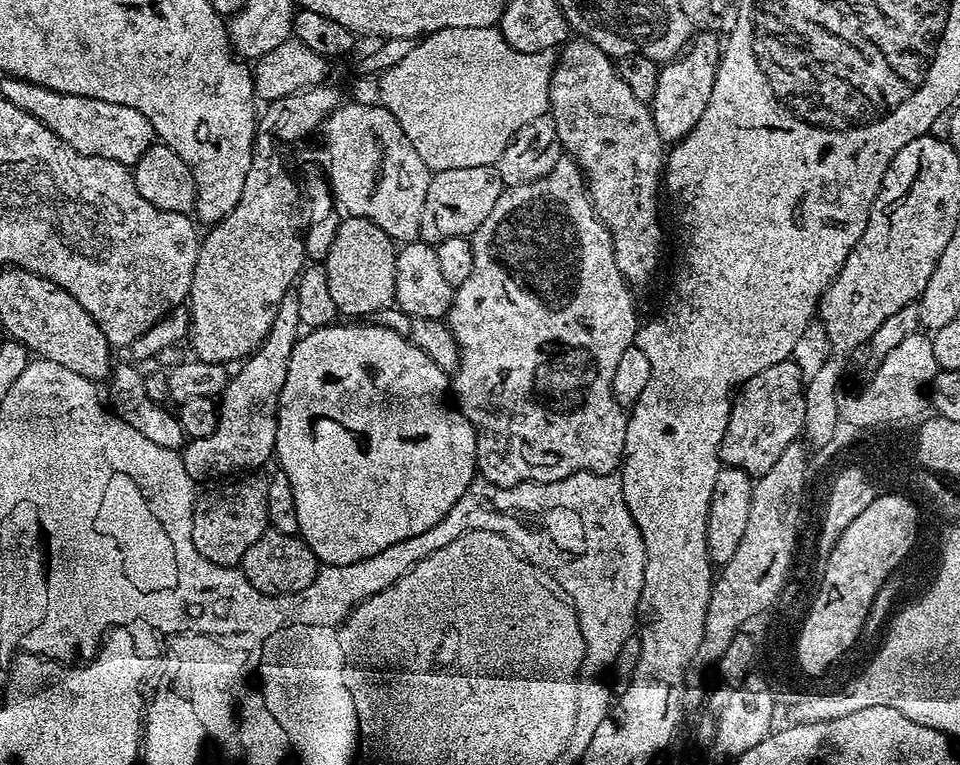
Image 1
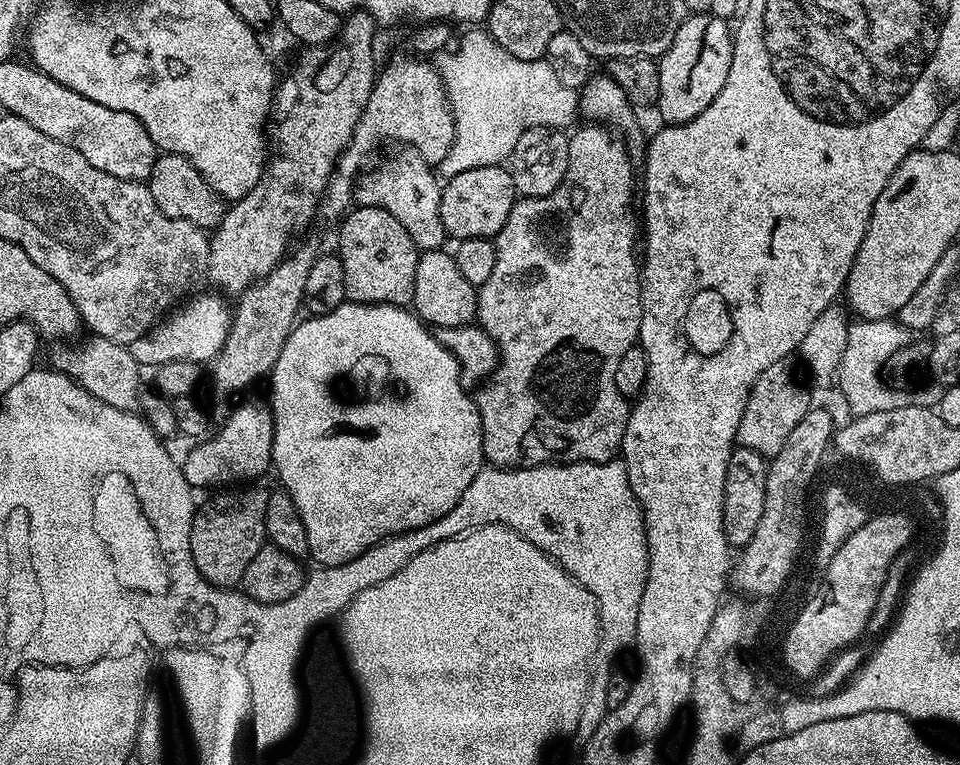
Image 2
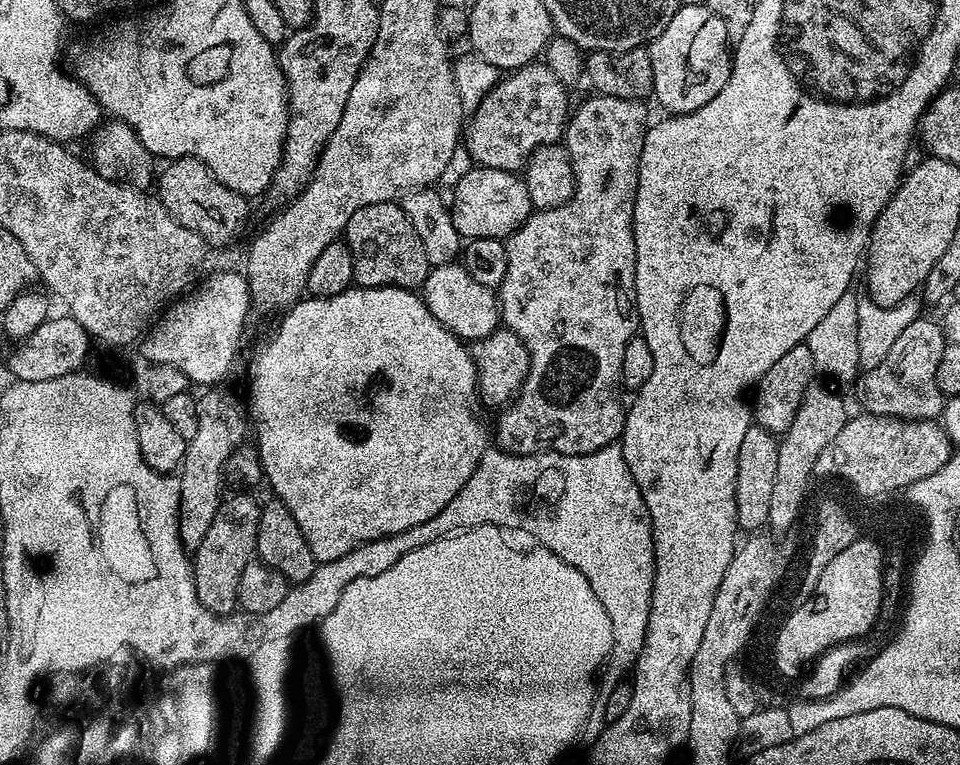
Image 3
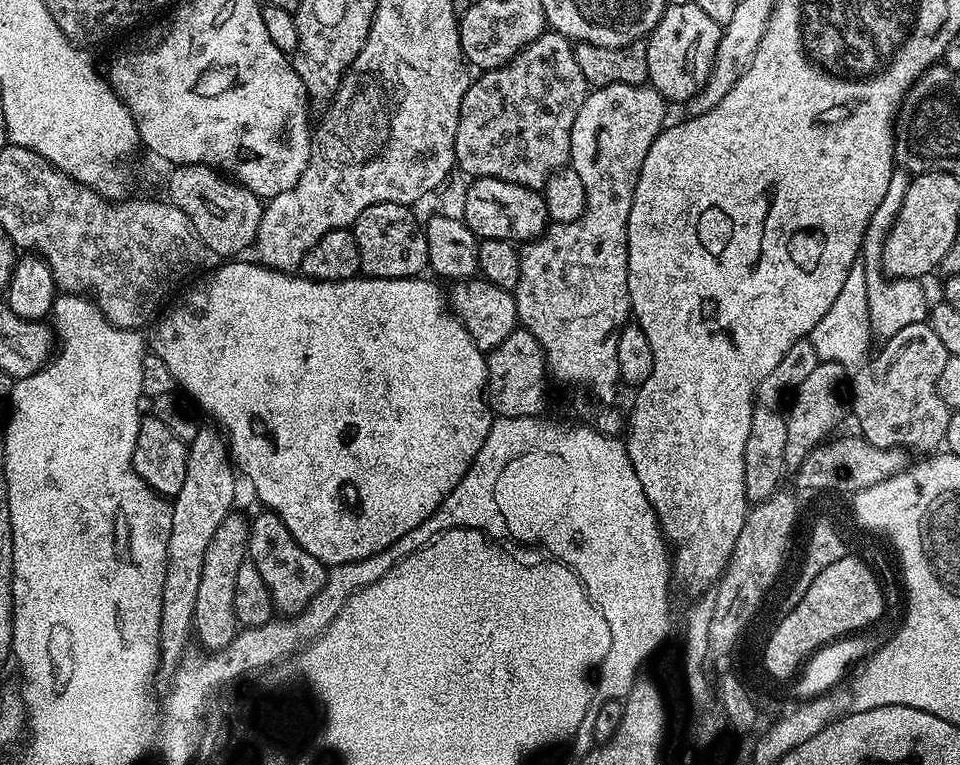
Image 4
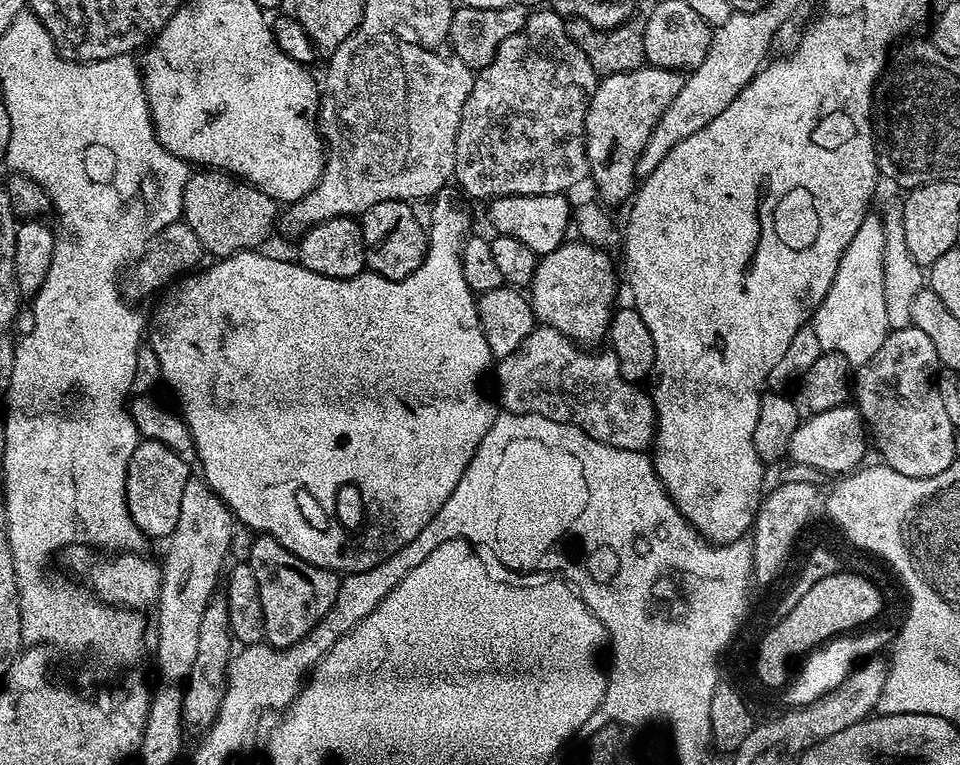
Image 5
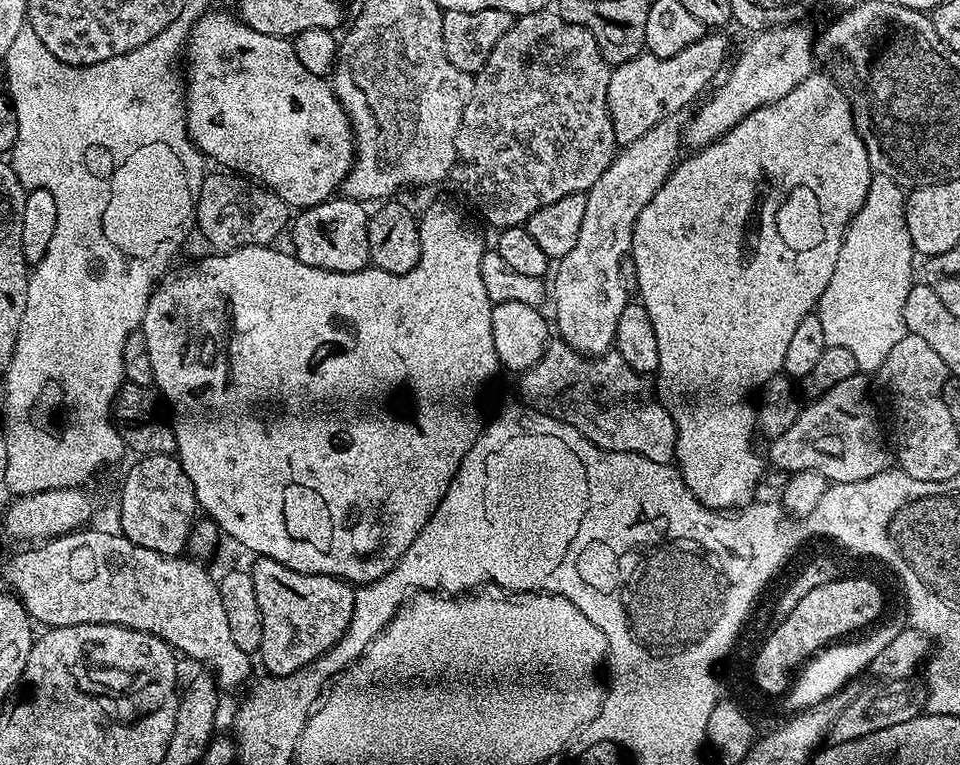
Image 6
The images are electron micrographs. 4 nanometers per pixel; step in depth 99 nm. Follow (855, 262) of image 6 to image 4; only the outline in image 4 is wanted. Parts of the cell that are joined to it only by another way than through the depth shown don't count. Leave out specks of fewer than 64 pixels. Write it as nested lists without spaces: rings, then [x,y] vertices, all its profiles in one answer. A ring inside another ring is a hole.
[[[854,266],[850,274],[846,274],[846,282],[842,285],[838,298],[834,298],[830,310],[822,314],[822,322],[814,326],[810,339],[820,360],[838,362],[838,366],[842,366],[845,370],[857,370],[869,359],[873,351],[874,335],[870,322],[866,274],[863,267]]]

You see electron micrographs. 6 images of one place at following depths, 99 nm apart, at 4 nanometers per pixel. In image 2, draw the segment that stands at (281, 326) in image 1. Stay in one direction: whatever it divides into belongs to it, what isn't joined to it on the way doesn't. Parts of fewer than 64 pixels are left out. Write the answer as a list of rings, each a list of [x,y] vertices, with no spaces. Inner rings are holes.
[[[241,399],[236,409],[228,416],[228,421],[220,428],[220,433],[209,435],[201,439],[197,448],[188,452],[188,457],[183,457],[182,467],[186,482],[193,490],[208,488],[211,484],[224,484],[220,486],[240,486],[245,482],[256,482],[264,471],[272,468],[272,447],[274,446],[274,422],[272,409],[267,403],[259,404],[256,400]]]

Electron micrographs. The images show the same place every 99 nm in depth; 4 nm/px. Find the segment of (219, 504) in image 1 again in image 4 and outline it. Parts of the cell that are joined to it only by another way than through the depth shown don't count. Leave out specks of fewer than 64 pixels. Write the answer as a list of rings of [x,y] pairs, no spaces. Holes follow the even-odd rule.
[[[233,510],[218,526],[217,533],[210,540],[210,547],[206,550],[206,559],[202,562],[202,579],[201,585],[198,586],[198,599],[194,602],[194,622],[192,627],[195,635],[200,636],[200,644],[204,648],[209,648],[209,653],[218,653],[224,648],[228,648],[236,640],[238,635],[238,625],[236,615],[234,614],[234,586],[238,579],[238,570],[246,563],[248,554],[248,526],[249,517],[246,515],[239,516],[239,511]]]

